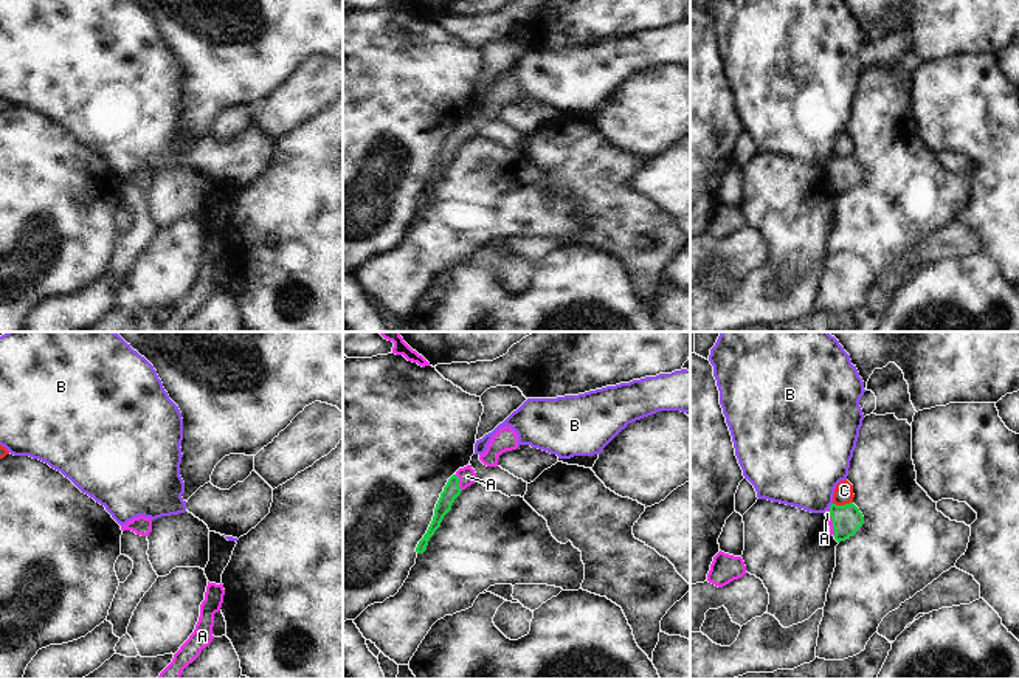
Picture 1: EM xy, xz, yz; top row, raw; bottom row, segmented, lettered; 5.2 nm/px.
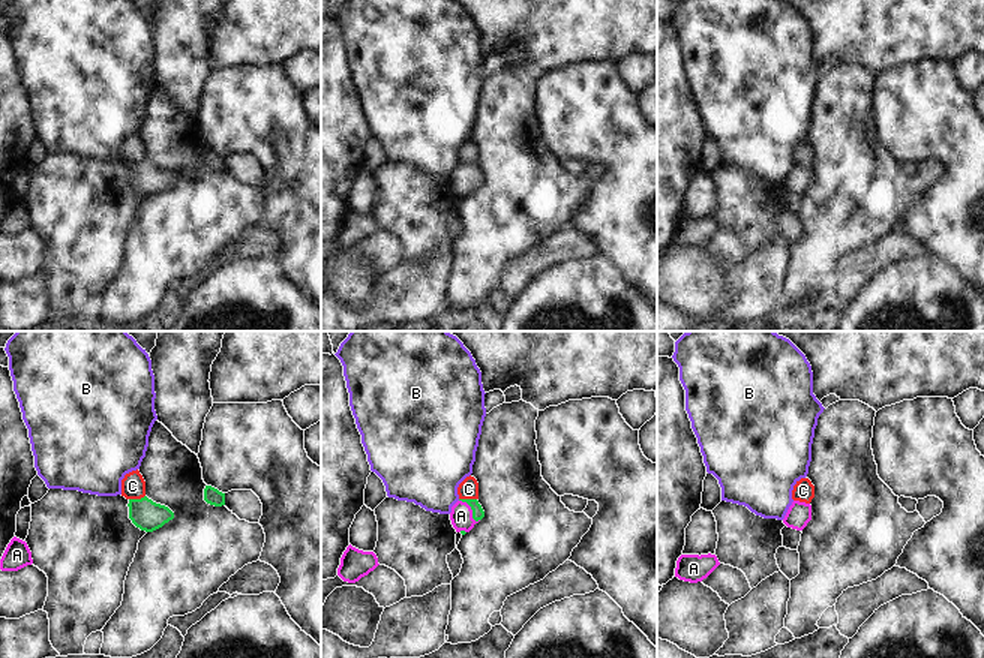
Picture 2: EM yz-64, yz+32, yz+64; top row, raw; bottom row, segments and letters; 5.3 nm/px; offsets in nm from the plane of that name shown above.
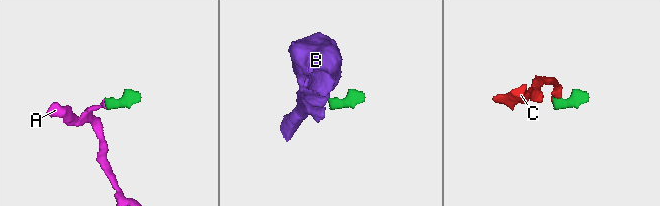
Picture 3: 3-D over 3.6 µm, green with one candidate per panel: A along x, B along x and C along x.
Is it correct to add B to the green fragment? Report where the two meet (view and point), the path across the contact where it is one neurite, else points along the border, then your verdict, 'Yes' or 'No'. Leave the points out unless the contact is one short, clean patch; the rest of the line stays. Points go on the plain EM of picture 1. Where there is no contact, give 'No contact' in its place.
Touches green at yz (830, 158). Boundary: yz (832, 155), (829, 160). No

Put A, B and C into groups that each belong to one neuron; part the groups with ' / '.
A / B / C

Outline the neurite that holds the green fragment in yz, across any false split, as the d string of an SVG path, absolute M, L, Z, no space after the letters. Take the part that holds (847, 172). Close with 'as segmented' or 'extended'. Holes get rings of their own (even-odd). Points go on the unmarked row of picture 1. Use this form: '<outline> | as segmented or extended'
M853 155L845 158L831 157L825 169L830 178L830 188L838 195L853 189L864 177L864 169Z | extended

